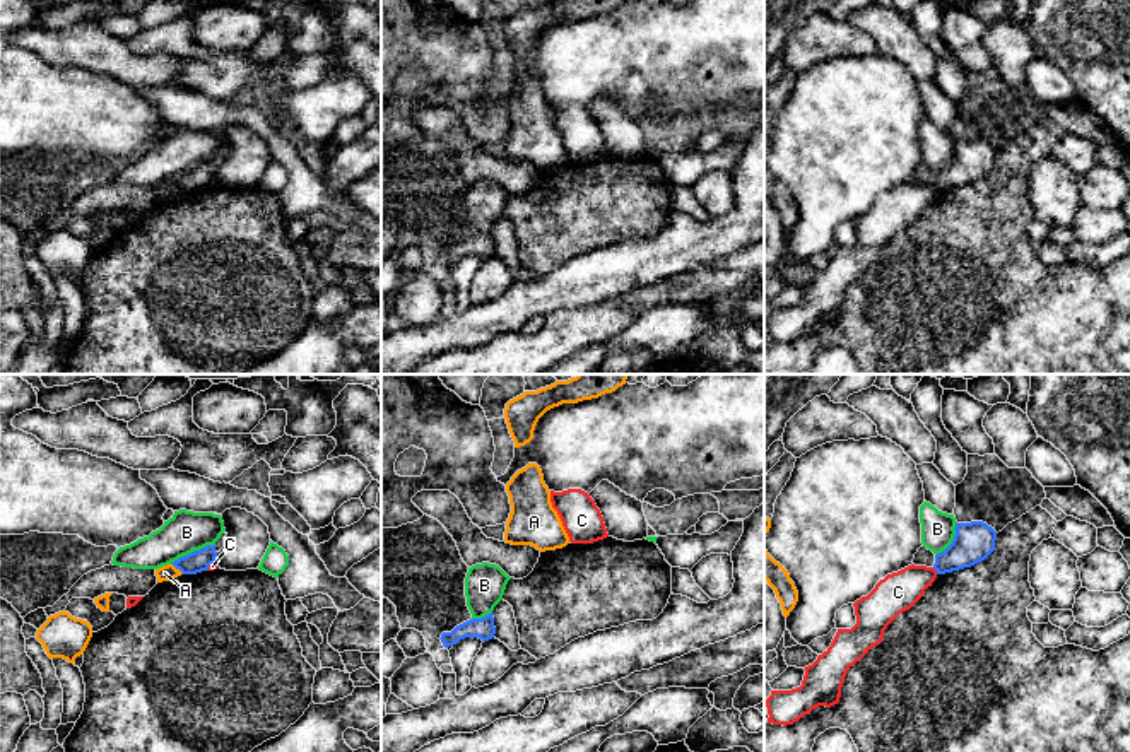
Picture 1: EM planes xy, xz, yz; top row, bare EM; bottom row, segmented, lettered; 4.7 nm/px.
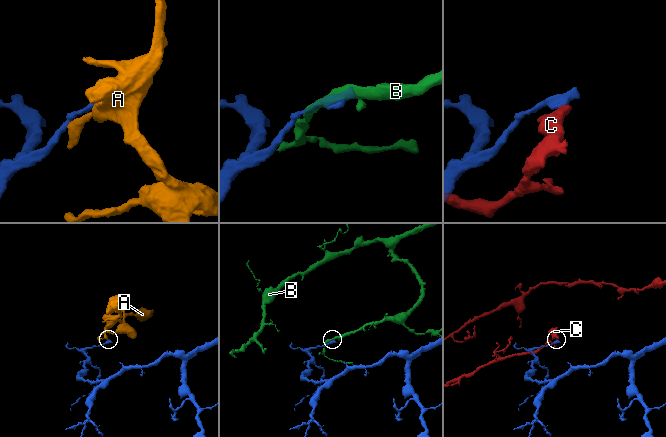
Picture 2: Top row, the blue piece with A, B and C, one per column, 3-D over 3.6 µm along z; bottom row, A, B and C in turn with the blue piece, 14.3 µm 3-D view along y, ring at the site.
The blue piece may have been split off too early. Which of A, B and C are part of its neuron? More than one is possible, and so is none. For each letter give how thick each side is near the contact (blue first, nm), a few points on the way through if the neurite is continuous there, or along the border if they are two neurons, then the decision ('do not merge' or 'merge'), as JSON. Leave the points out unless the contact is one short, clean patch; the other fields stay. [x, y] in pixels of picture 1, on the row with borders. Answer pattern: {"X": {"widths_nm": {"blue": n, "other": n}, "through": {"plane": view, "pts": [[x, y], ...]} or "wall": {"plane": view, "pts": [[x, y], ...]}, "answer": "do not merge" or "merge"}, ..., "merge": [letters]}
{"A": {"widths_nm": {"blue": 100, "other": 70}, "wall": {"plane": "xy", "pts": [[171, 563], [183, 573]]}, "answer": "do not merge"}, "B": {"widths_nm": {"blue": 100, "other": 190}, "answer": "do not merge"}, "C": {"widths_nm": {"blue": 190, "other": 190}, "answer": "do not merge"}, "merge": []}

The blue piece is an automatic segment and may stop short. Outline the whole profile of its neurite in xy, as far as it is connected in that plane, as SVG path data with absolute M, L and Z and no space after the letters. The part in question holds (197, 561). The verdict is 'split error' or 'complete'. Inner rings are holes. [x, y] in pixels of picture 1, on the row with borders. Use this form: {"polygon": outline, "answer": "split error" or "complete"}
{"polygon": "M207 545L200 550L180 557L171 564L183 574L197 574L207 571L209 566L215 562L215 557L217 557L215 545Z", "answer": "complete"}

